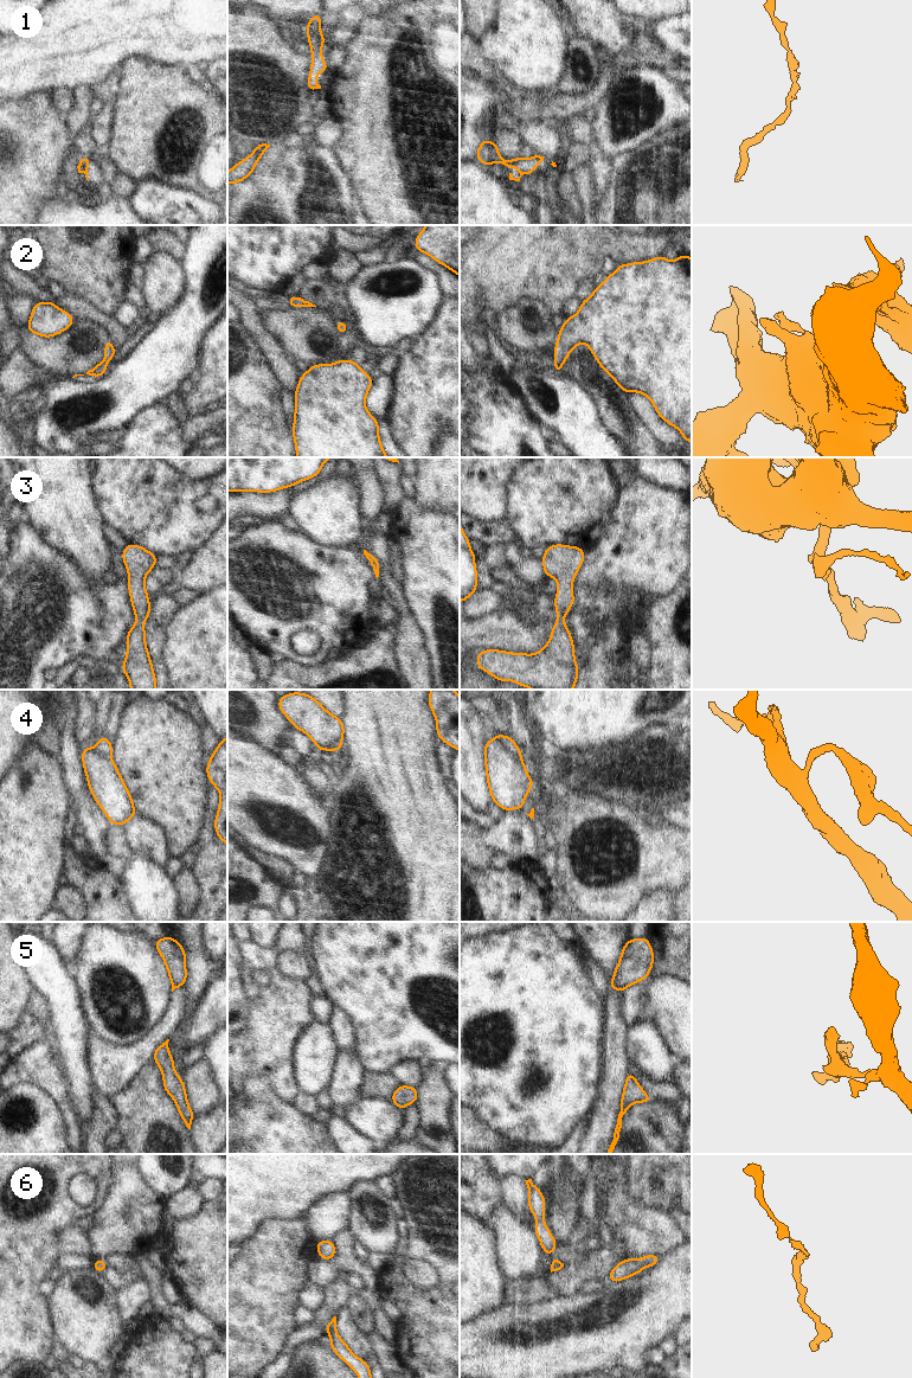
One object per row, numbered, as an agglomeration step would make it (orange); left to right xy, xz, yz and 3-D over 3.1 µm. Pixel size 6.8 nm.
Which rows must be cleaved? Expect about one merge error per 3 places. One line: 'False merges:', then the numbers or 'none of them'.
False merges: 4

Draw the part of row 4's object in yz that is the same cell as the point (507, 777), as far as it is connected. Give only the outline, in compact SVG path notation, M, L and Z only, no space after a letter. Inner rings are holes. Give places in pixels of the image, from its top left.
M495 735L489 742L484 741L484 764L487 783L493 802L499 805L502 810L522 810L526 795L535 784L528 776L522 756L510 752L508 748L503 745L499 736Z

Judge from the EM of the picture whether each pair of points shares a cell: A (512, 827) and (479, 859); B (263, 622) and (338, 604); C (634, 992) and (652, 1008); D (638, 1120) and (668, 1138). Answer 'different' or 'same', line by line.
A: same
B: same
C: different
D: same

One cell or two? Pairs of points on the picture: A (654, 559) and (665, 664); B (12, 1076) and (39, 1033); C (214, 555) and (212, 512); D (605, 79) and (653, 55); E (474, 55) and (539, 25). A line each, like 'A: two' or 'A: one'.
A: two
B: two
C: two
D: one
E: two

